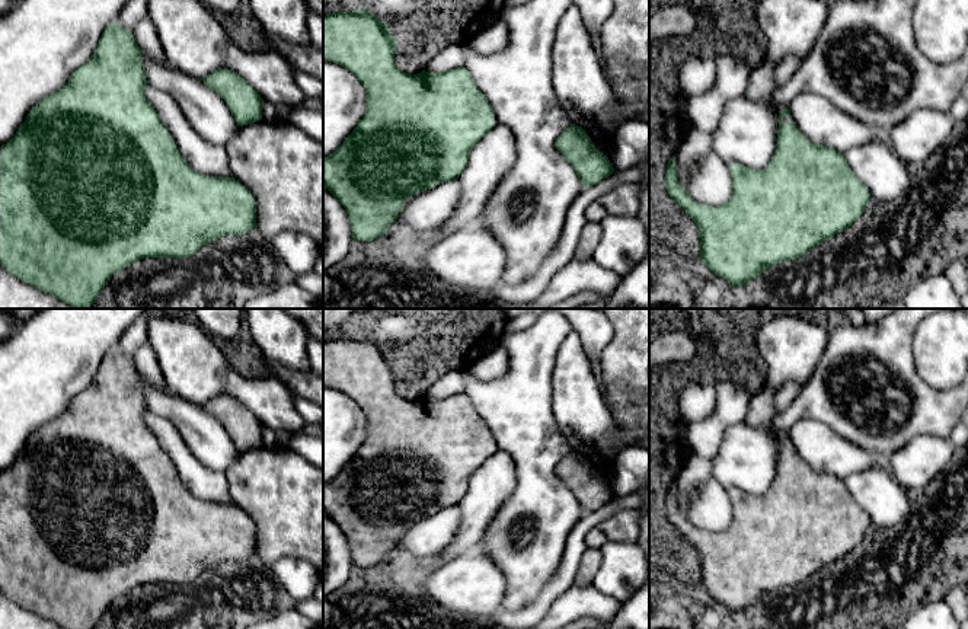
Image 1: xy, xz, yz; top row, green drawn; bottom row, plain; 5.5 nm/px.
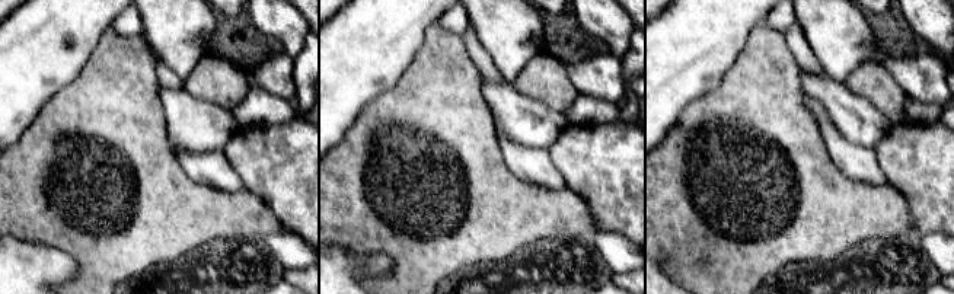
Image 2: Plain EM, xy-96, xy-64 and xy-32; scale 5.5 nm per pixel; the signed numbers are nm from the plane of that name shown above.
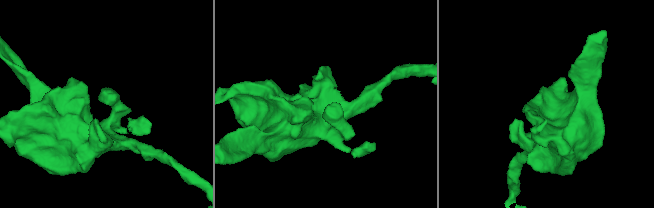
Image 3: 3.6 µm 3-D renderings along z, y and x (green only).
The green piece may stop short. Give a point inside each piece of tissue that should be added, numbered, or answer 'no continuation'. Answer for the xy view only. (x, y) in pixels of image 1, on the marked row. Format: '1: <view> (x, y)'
no continuation

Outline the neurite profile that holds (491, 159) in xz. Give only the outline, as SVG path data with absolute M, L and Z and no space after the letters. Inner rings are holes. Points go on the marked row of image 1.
M495 125L472 150L459 176L461 197L453 217L434 232L448 236L475 226L486 202L517 159L515 137L507 125Z

